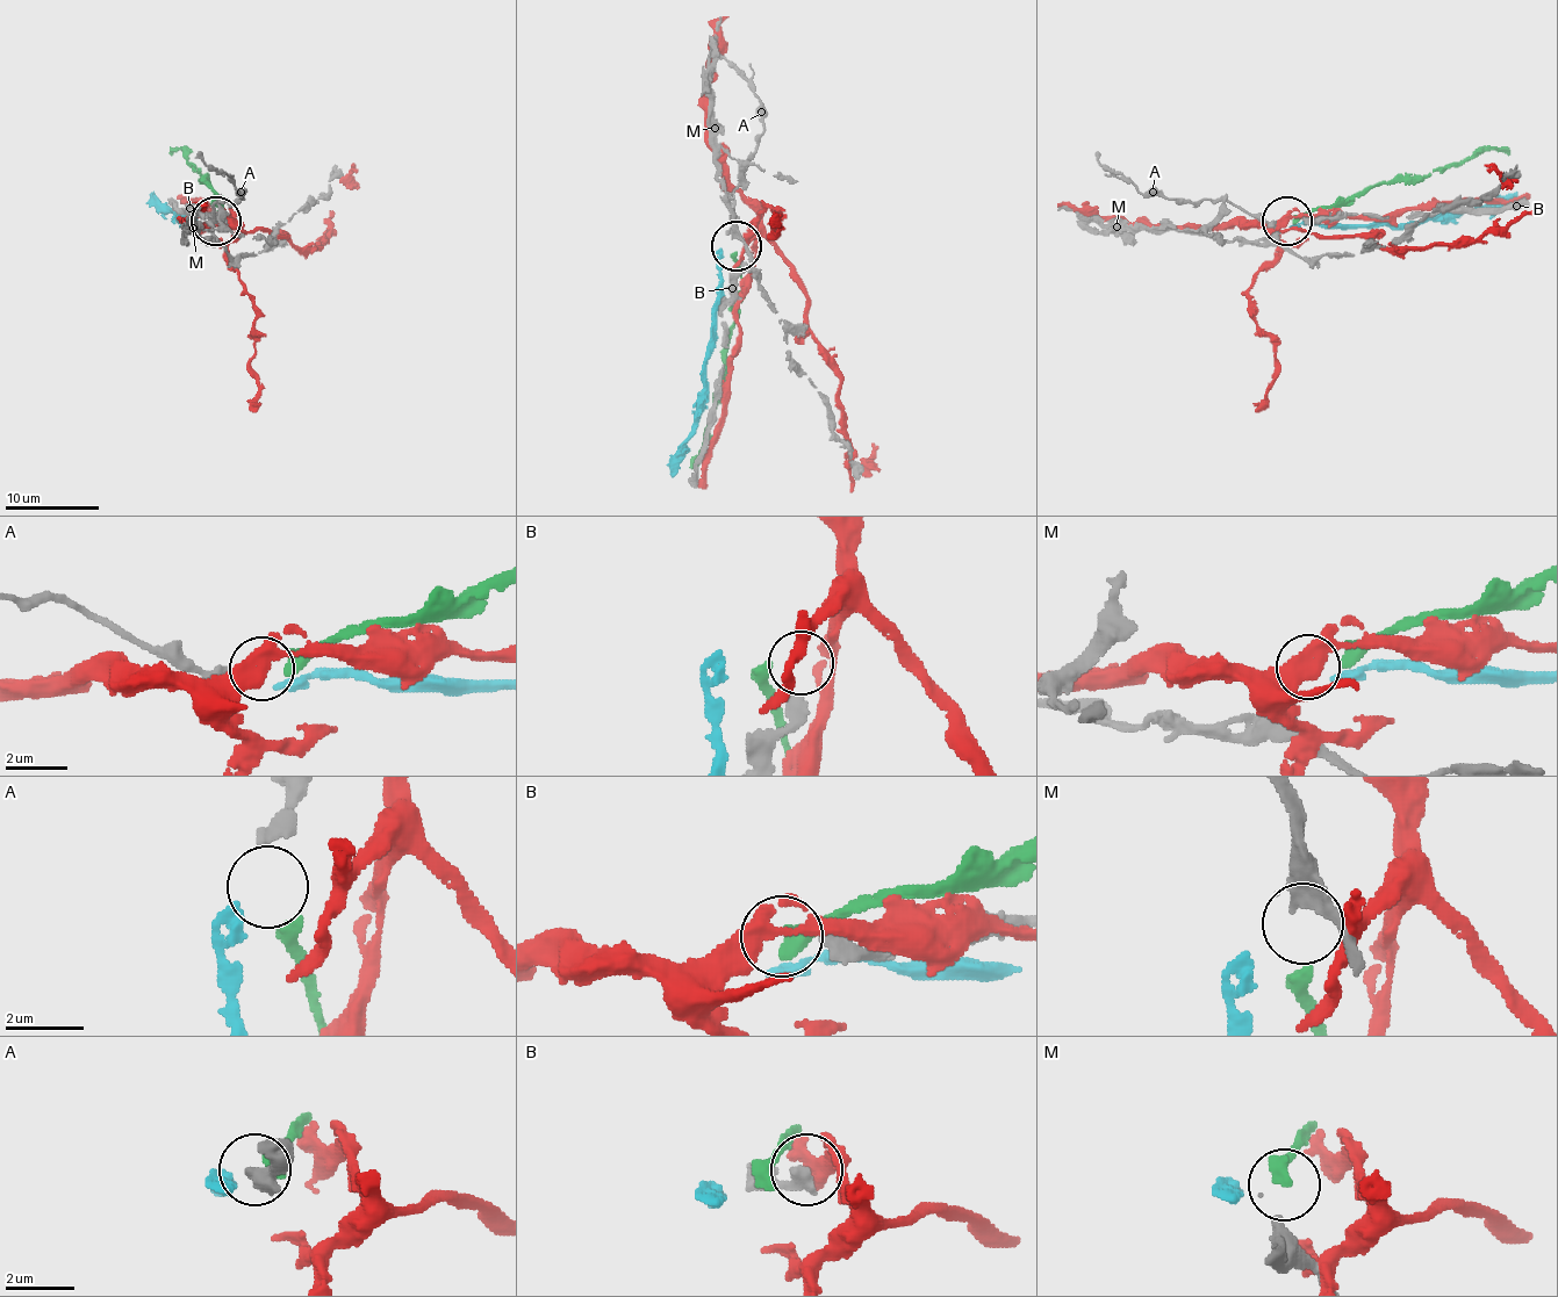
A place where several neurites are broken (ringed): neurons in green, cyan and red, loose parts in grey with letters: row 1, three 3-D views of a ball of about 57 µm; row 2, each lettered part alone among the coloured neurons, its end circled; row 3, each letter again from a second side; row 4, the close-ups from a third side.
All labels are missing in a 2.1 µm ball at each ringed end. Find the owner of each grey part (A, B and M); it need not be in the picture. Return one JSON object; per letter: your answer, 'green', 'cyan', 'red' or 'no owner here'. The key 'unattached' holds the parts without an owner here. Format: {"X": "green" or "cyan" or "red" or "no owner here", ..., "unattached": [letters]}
{"A": "cyan", "B": "no owner here", "M": "green", "unattached": ["B"]}

